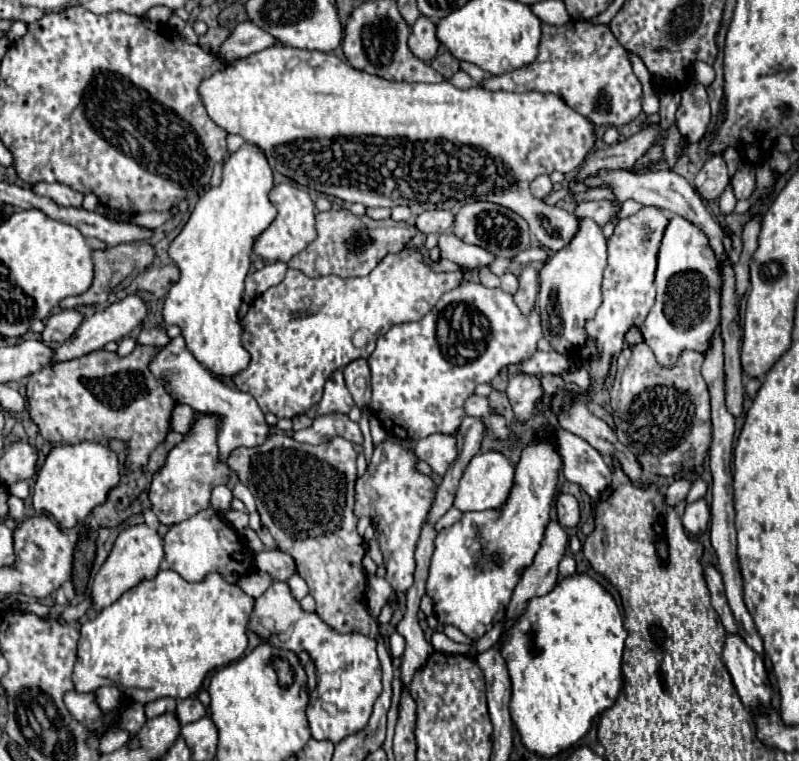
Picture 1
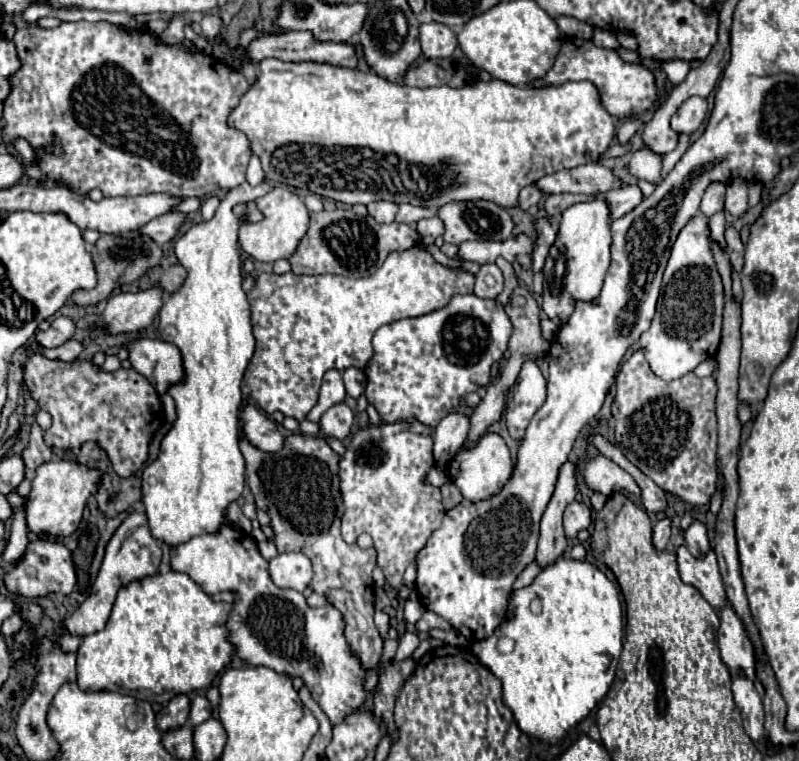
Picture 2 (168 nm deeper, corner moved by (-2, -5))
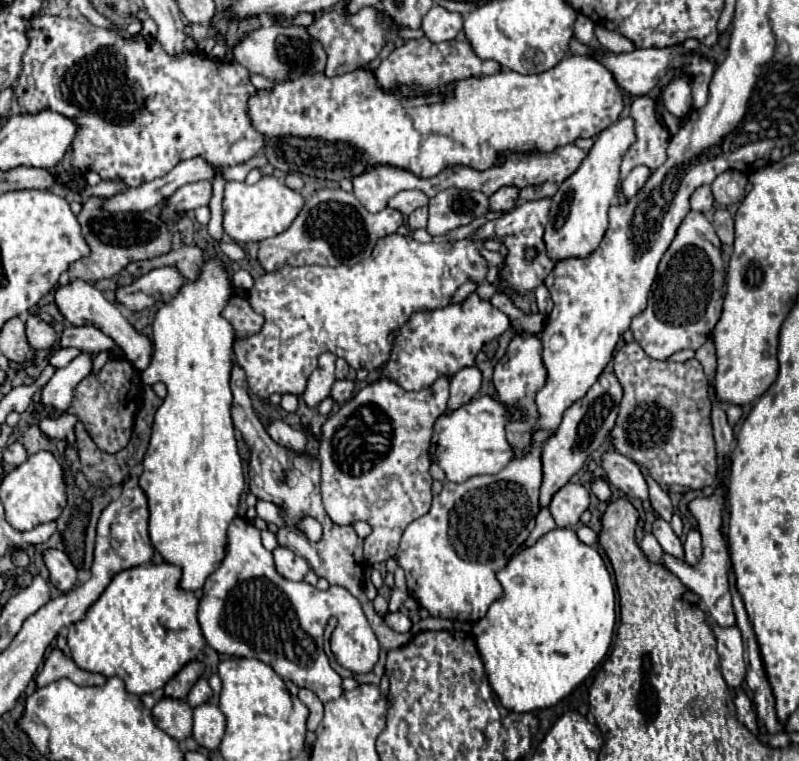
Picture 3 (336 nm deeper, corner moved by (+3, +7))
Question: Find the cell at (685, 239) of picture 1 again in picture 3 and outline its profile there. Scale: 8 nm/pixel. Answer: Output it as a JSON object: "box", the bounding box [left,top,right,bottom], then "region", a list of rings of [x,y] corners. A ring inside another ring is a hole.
{"box":[630,212,724,360],"region":[[[688,212],[684,222],[680,224],[674,242],[666,250],[666,254],[660,260],[660,274],[656,278],[656,290],[652,290],[646,310],[636,316],[630,324],[630,330],[634,334],[634,340],[642,346],[642,350],[656,360],[666,360],[670,354],[690,348],[698,350],[708,338],[714,328],[714,324],[720,318],[722,312],[722,288],[724,288],[724,260],[720,250],[720,240],[712,228],[712,224],[704,218],[704,214]]]}

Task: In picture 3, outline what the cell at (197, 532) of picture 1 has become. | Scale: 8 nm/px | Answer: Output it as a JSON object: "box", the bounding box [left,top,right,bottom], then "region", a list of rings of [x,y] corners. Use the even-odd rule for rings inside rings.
{"box":[198,518,378,702],"region":[[[234,518],[228,528],[228,554],[218,566],[216,572],[212,572],[204,584],[200,606],[198,606],[198,622],[202,628],[202,634],[206,638],[206,644],[212,646],[220,654],[240,656],[240,658],[256,658],[268,666],[274,668],[274,672],[282,680],[292,680],[298,688],[312,690],[322,702],[330,702],[342,694],[342,678],[330,668],[328,656],[322,650],[322,634],[326,620],[330,616],[338,618],[338,624],[330,638],[330,650],[336,658],[336,662],[344,668],[348,668],[354,674],[366,674],[374,668],[378,662],[378,638],[374,630],[370,628],[360,602],[340,586],[330,586],[330,590],[320,592],[318,588],[306,584],[306,582],[290,582],[284,576],[280,576],[274,568],[272,552],[268,552],[260,542],[260,530],[246,518]]]}

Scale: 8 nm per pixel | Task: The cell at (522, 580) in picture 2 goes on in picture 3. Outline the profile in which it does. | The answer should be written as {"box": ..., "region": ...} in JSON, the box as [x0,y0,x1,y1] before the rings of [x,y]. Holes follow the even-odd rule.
{"box":[524,508,554,546],"region":[[[540,508],[540,512],[538,512],[538,516],[536,516],[536,526],[534,526],[534,530],[530,532],[530,536],[528,536],[528,540],[524,542],[524,546],[530,546],[530,542],[536,542],[542,534],[546,534],[546,530],[554,530],[554,520],[552,520],[552,516],[550,516],[550,510],[548,508]]]}

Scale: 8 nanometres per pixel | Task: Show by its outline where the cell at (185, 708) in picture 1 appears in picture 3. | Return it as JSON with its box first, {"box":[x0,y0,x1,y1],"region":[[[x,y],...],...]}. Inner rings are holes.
{"box":[186,678,212,708],"region":[[[200,678],[200,680],[194,684],[194,688],[190,690],[190,694],[186,696],[186,700],[190,702],[190,706],[192,706],[192,708],[196,708],[196,706],[200,706],[200,704],[208,702],[208,698],[210,698],[210,696],[212,696],[212,688],[208,686],[208,680]]]}

